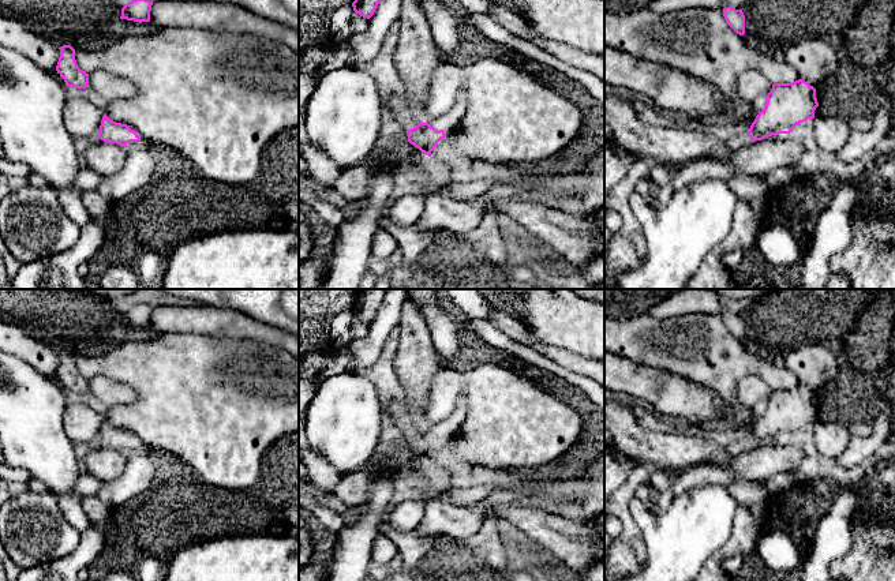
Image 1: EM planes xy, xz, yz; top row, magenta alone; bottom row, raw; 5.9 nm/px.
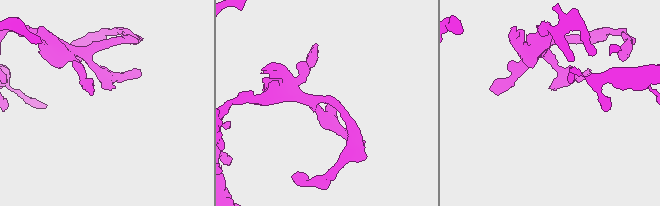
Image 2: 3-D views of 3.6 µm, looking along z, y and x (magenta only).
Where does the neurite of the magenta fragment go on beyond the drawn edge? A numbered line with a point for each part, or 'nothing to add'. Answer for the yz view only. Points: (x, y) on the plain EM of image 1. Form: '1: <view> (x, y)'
1: yz (737, 445)

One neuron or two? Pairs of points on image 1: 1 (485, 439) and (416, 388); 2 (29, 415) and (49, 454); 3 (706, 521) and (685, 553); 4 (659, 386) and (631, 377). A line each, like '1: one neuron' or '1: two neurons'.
1: two neurons
2: one neuron
3: one neuron
4: one neuron

